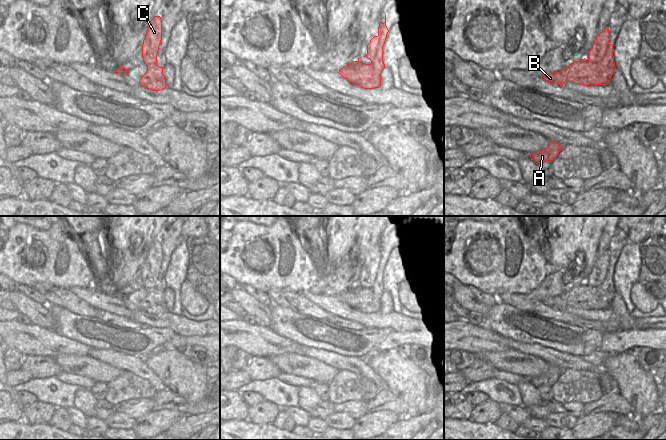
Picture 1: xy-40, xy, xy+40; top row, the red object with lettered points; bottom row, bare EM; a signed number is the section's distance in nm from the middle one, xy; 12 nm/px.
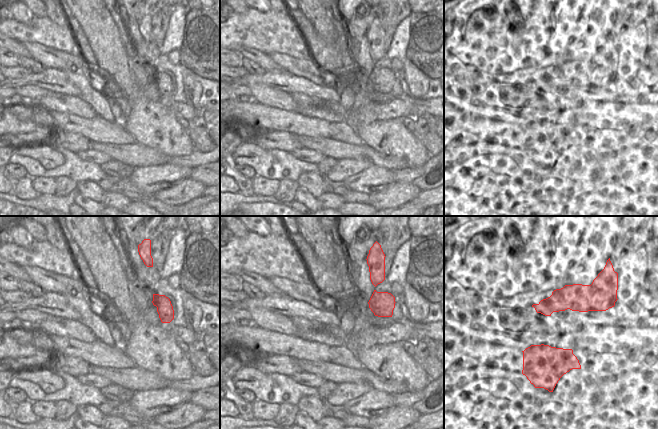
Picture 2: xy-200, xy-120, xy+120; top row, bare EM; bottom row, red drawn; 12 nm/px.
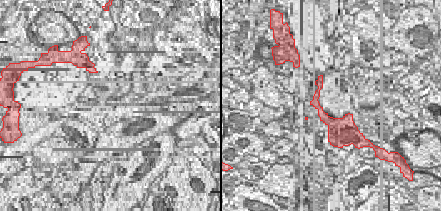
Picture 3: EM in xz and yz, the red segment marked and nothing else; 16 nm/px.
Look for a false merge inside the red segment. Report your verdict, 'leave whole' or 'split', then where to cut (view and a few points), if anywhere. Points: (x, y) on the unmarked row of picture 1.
split; cut in xy+40 along (588, 283), (598, 289), (597, 297), (605, 308)

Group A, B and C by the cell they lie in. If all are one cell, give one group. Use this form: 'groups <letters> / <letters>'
groups A C / B

